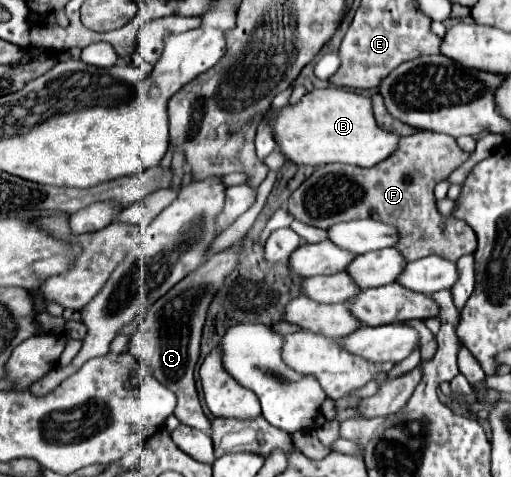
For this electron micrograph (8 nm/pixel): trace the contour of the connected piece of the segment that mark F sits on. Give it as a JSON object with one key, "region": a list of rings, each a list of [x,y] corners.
{"region":[[[416,132],[404,136],[394,158],[386,158],[374,168],[346,166],[346,164],[326,164],[312,172],[308,180],[290,196],[288,212],[316,228],[330,228],[338,222],[358,220],[358,218],[378,218],[382,222],[394,222],[402,226],[402,246],[396,246],[406,254],[406,260],[418,260],[430,254],[458,260],[464,254],[474,254],[476,234],[464,220],[444,218],[436,208],[434,186],[448,178],[470,154],[462,152],[454,138],[434,132]]]}

